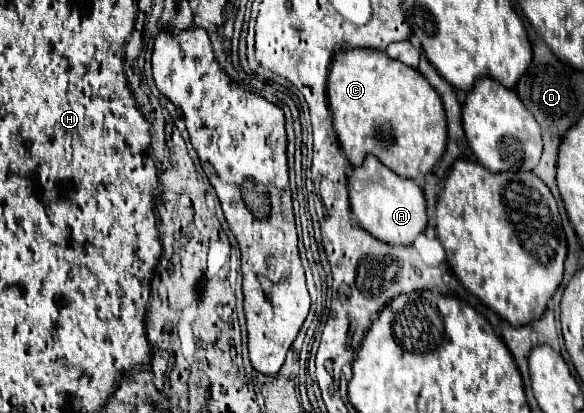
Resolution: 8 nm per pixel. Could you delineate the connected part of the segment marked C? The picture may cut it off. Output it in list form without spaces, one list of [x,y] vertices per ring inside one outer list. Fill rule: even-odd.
[[[348,49],[336,55],[328,73],[328,105],[340,147],[354,167],[360,167],[364,155],[370,153],[396,175],[416,179],[418,175],[426,175],[440,161],[446,149],[446,115],[438,93],[420,71],[390,59],[386,51]]]

